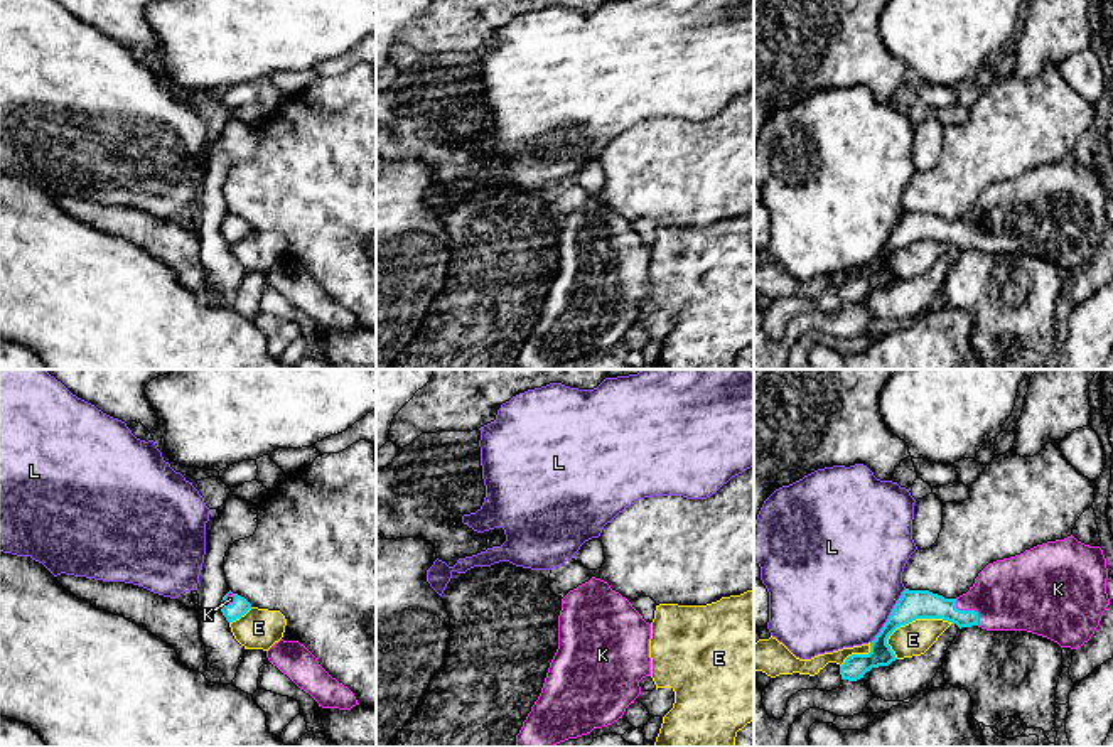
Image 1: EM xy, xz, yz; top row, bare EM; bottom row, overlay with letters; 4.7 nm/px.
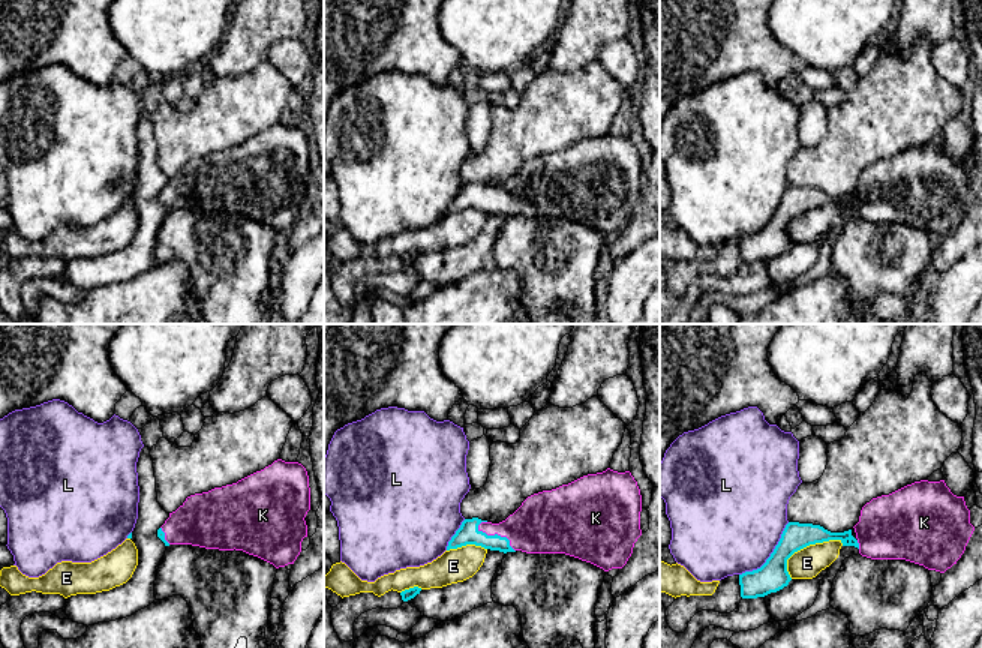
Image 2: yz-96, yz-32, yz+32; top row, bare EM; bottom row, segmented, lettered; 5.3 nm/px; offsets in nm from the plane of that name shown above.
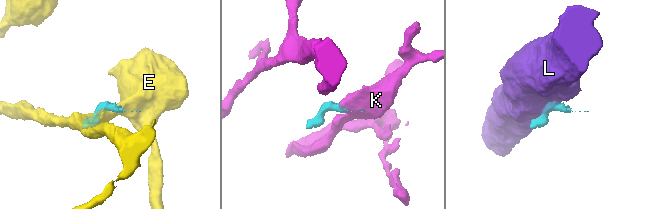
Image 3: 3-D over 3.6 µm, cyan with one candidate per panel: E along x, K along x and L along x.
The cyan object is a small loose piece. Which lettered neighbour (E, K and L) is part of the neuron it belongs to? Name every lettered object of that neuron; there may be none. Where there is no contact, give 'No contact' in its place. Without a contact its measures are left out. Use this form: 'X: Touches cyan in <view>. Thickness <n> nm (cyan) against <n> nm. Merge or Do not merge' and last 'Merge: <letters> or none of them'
E: Touches cyan in yz. Thickness 140 nm (cyan) against 160 nm. Do not merge
K: Touches cyan in yz. Thickness 140 nm (cyan) against 360 nm. Merge
L: Touches cyan in yz. Thickness 140 nm (cyan) against 500 nm. Do not merge
Merge: K

